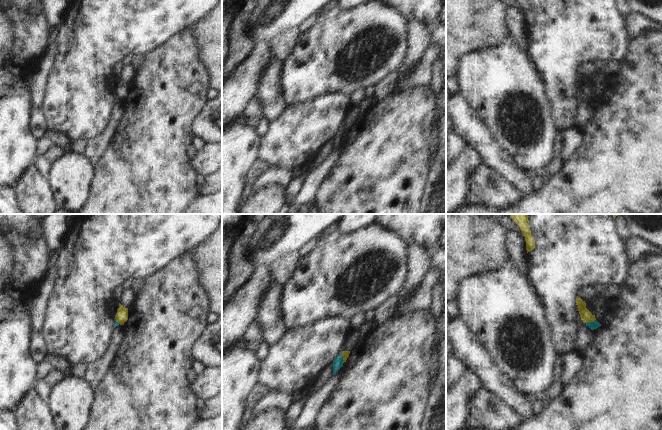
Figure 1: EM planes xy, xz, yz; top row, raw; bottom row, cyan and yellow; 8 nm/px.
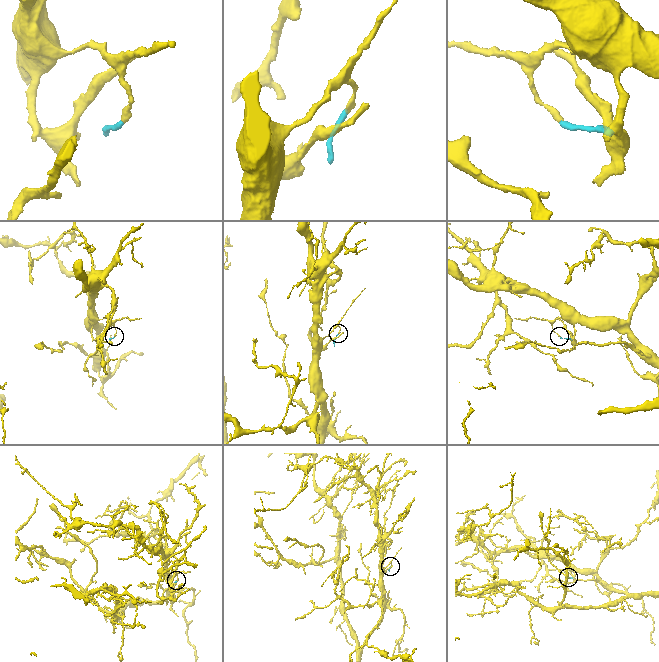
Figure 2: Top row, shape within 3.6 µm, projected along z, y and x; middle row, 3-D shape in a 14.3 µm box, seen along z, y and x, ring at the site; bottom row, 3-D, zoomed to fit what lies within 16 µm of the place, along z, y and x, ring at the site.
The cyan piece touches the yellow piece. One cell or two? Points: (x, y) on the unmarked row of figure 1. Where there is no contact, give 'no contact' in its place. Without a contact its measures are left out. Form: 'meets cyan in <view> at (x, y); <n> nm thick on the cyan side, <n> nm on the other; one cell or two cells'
meets cyan in yz at (590, 98); 60 nm thick on the cyan side, 100 nm on the other; two cells

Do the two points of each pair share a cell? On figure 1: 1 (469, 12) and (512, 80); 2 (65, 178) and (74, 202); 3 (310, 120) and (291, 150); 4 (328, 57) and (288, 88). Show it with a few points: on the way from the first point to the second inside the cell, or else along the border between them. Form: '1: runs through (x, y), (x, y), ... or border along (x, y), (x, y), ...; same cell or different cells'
1: border along (482, 48), (466, 53), (461, 58); different cells
2: runs through (70, 184), (71, 196); same cell
3: runs through (305, 127), (291, 143); same cell
4: runs through (318, 64), (298, 82); same cell

